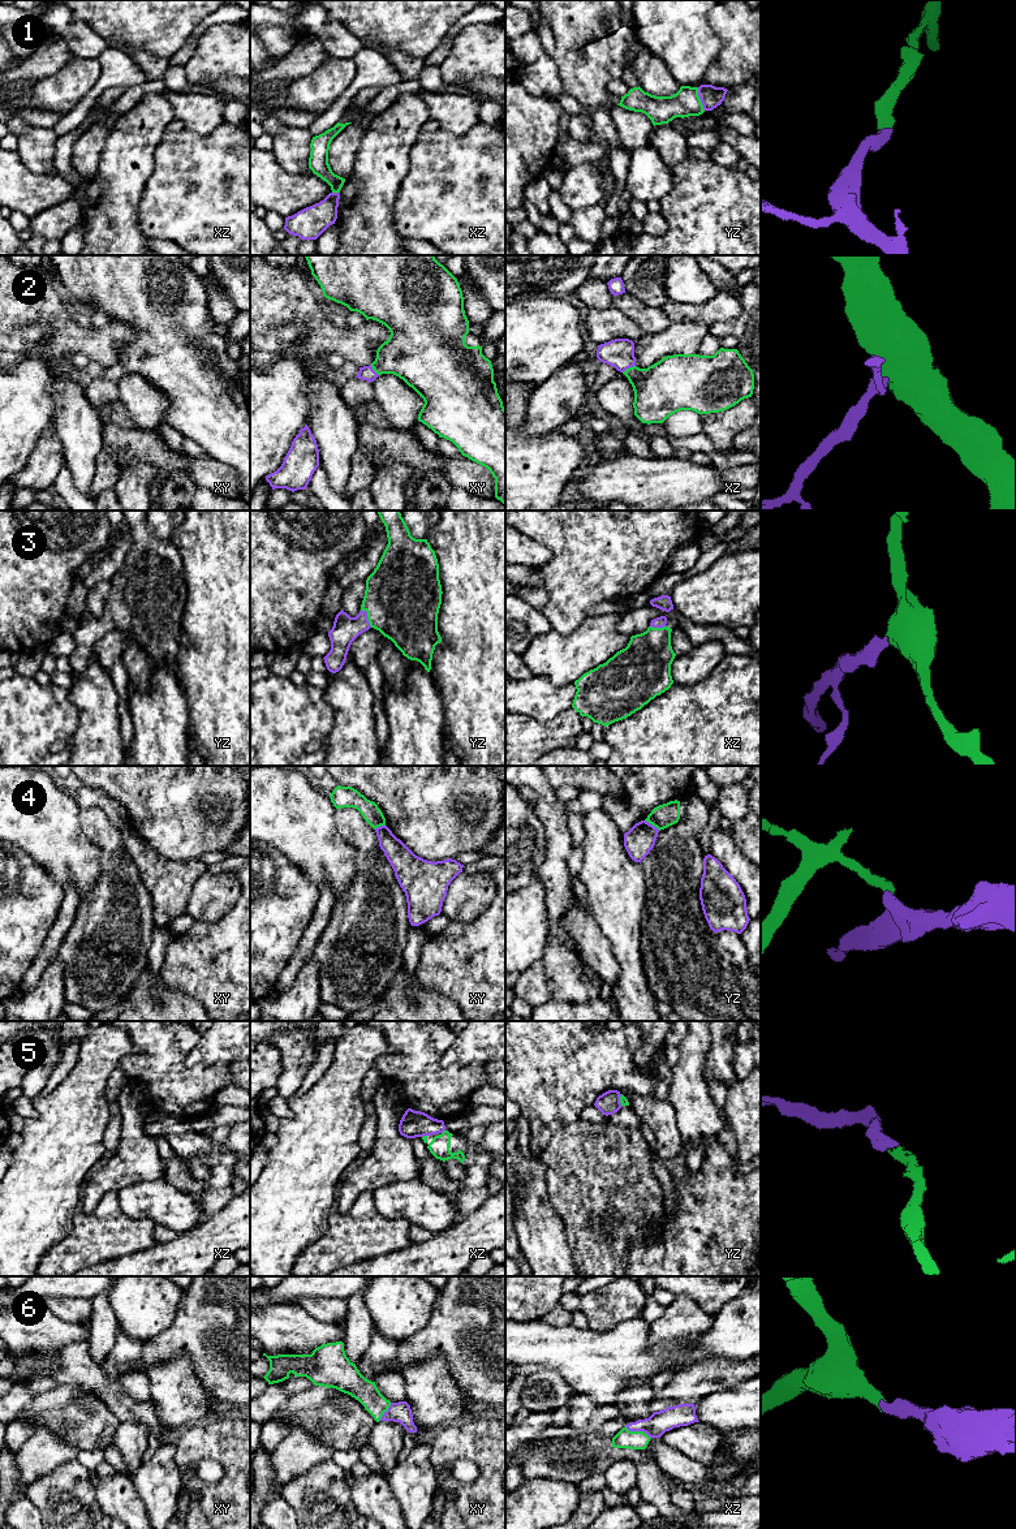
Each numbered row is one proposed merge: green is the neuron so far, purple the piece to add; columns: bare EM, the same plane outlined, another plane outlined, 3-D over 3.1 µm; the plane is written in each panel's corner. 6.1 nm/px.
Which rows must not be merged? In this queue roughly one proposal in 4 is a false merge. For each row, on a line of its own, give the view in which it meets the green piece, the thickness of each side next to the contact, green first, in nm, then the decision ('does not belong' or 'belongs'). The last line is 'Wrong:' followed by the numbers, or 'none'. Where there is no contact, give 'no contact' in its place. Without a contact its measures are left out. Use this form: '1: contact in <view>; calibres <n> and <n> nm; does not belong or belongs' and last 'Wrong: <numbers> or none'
1: contact in yz; calibres 180 and 140 nm; belongs
2: contact in xz; calibres 320 and 180 nm; belongs
3: contact in yz; calibres 460 and 170 nm; belongs
4: contact in yz; calibres 140 and 180 nm; does not belong
5: contact in xz; calibres 120 and 160 nm; belongs
6: contact in xz; calibres 110 and 140 nm; belongs
Wrong: 4

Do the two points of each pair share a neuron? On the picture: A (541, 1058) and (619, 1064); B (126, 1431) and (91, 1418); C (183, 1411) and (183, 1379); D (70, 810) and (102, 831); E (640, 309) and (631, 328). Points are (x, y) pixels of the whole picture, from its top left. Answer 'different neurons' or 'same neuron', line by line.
A: same neuron
B: different neurons
C: same neuron
D: different neurons
E: different neurons

